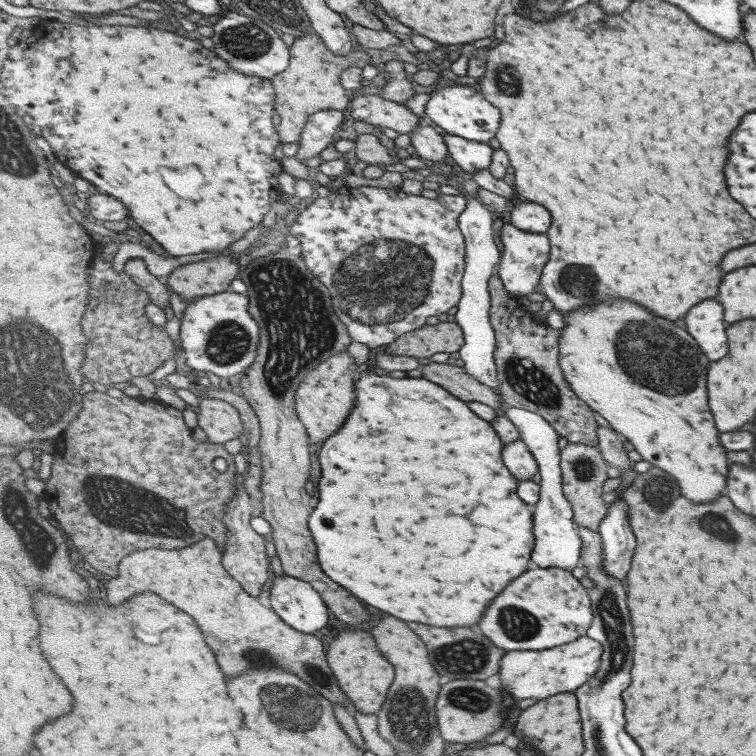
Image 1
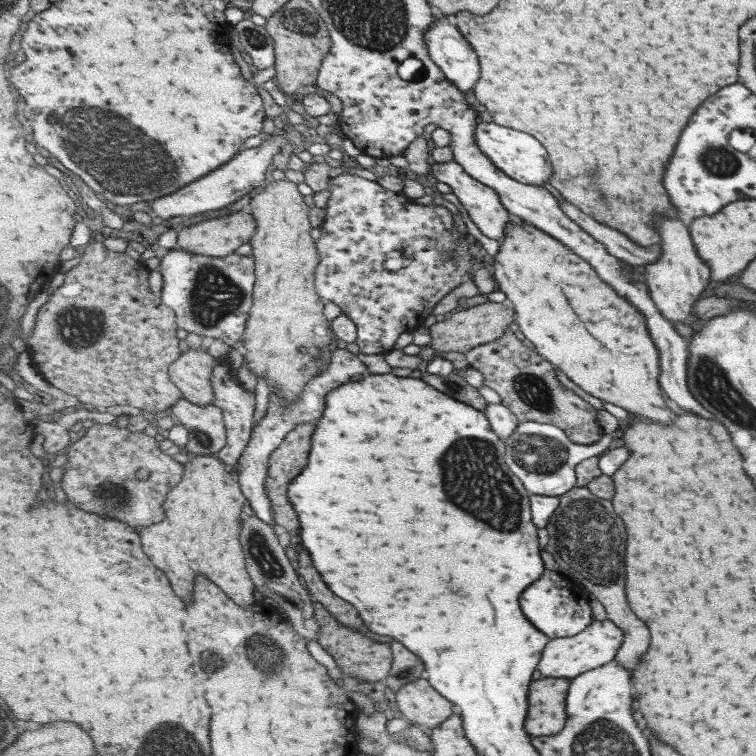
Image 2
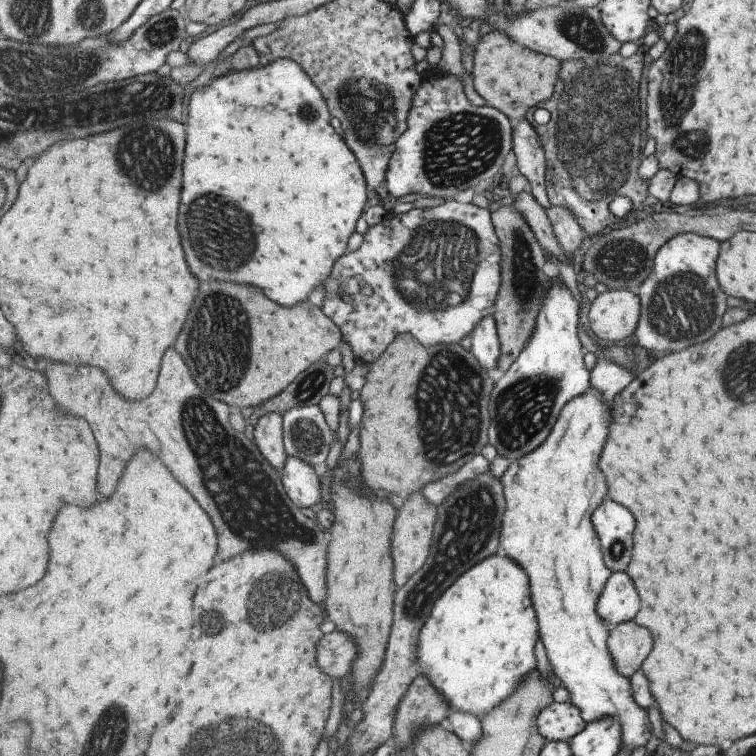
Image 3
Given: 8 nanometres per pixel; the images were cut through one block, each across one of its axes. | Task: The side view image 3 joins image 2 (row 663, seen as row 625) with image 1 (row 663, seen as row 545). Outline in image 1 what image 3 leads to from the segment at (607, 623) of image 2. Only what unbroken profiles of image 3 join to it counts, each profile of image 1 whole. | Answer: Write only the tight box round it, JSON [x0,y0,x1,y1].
[499,634,603,700]

